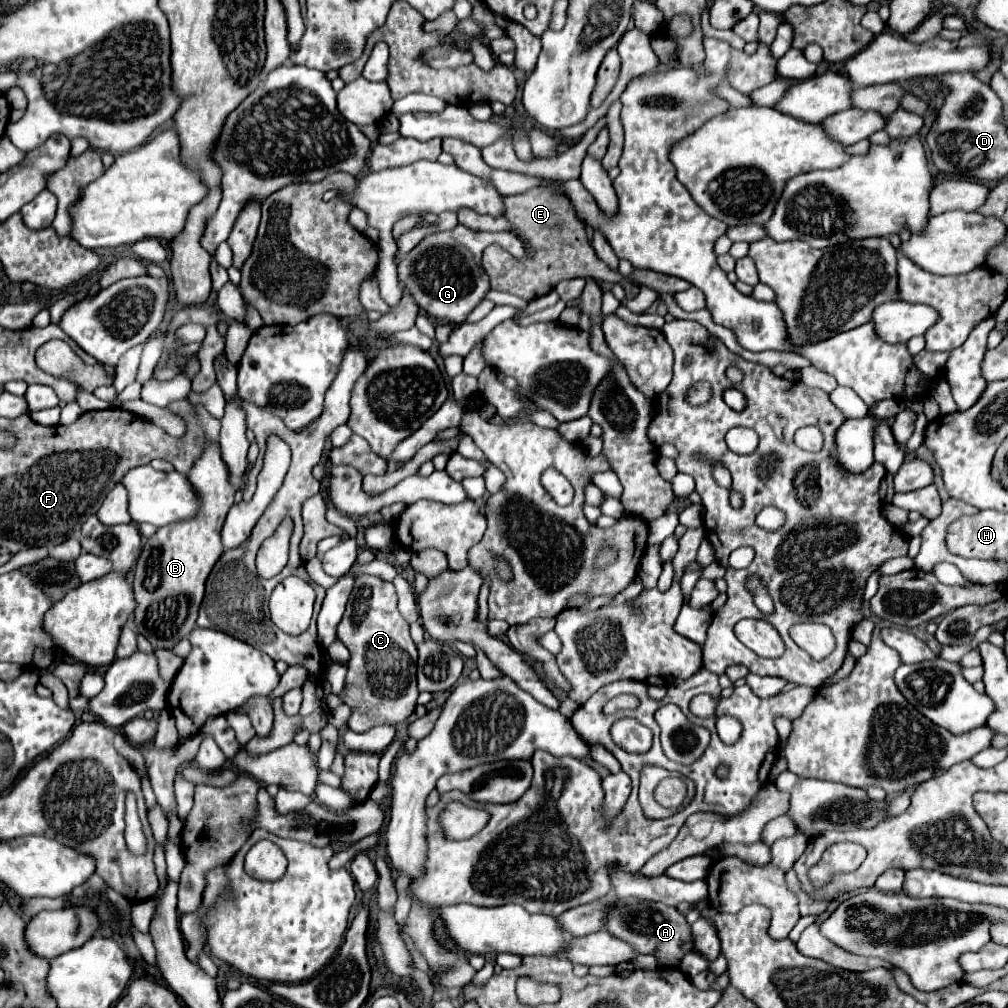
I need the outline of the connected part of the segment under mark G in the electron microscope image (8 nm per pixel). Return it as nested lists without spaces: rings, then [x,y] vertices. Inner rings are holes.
[[[458,224],[454,230],[424,238],[410,254],[406,254],[398,266],[398,280],[410,288],[418,306],[436,322],[464,324],[466,316],[490,290],[488,274],[482,268],[482,250],[494,242],[506,248],[514,258],[524,256],[524,248],[512,232],[474,232]]]

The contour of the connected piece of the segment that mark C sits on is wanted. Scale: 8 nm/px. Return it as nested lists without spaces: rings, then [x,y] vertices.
[[[358,576],[342,622],[338,624],[338,640],[342,640],[352,654],[346,664],[346,692],[342,690],[340,700],[354,708],[348,722],[348,728],[354,732],[366,732],[380,724],[398,724],[416,708],[418,652],[410,638],[410,624],[398,612],[396,602],[394,584],[376,576]]]

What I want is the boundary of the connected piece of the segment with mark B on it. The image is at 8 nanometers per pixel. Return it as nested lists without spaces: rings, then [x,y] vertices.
[[[210,442],[188,474],[198,494],[202,494],[202,514],[190,522],[162,526],[146,540],[134,568],[134,596],[138,608],[134,624],[138,632],[154,646],[172,650],[196,628],[198,610],[204,598],[204,584],[218,558],[224,554],[220,530],[234,504],[234,488],[228,482],[228,470],[220,458],[220,446]]]

